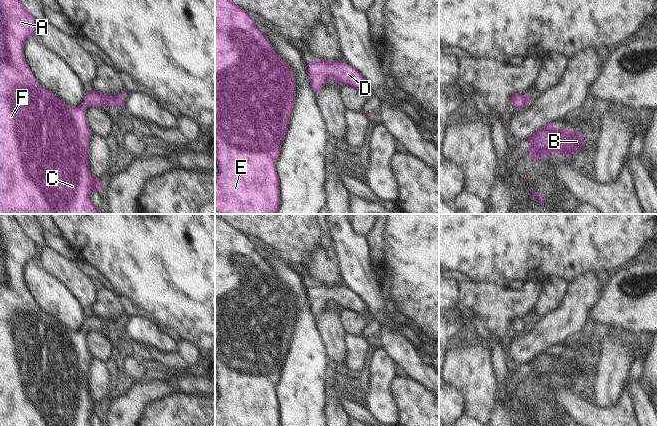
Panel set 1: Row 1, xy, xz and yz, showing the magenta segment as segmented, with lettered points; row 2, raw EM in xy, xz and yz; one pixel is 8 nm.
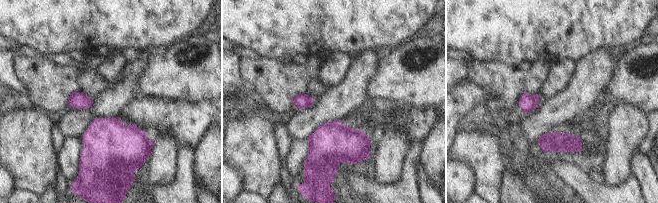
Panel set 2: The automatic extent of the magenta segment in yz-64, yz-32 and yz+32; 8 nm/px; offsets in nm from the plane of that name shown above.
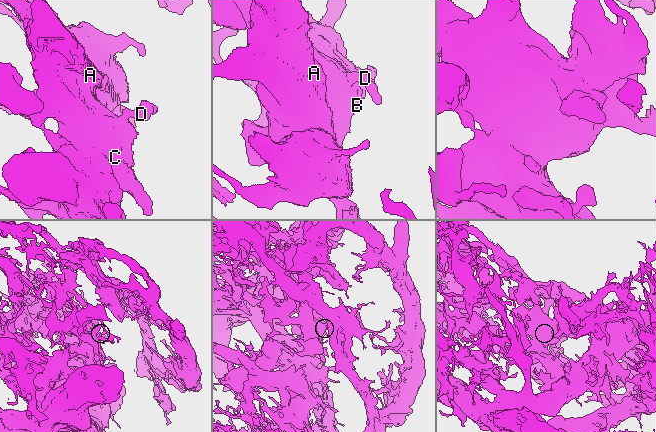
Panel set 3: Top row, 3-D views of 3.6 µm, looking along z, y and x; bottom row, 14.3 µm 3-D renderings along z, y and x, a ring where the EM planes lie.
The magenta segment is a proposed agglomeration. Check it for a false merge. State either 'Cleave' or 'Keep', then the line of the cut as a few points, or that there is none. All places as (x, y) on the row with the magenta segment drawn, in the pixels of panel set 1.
Keep. No split.

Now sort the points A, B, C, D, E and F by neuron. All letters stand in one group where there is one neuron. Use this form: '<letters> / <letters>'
A B C D E F

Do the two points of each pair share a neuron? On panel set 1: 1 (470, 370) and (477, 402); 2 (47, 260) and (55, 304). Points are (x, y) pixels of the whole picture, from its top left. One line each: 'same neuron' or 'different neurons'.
1: same neuron
2: different neurons

